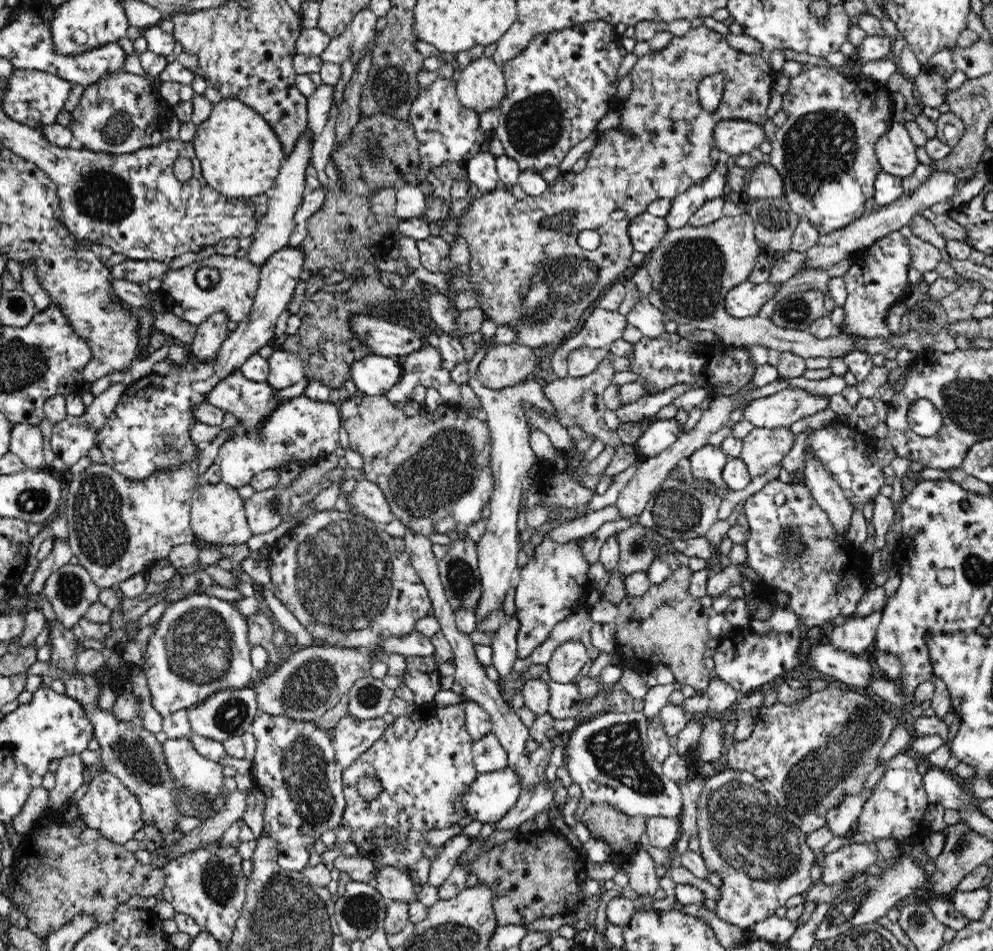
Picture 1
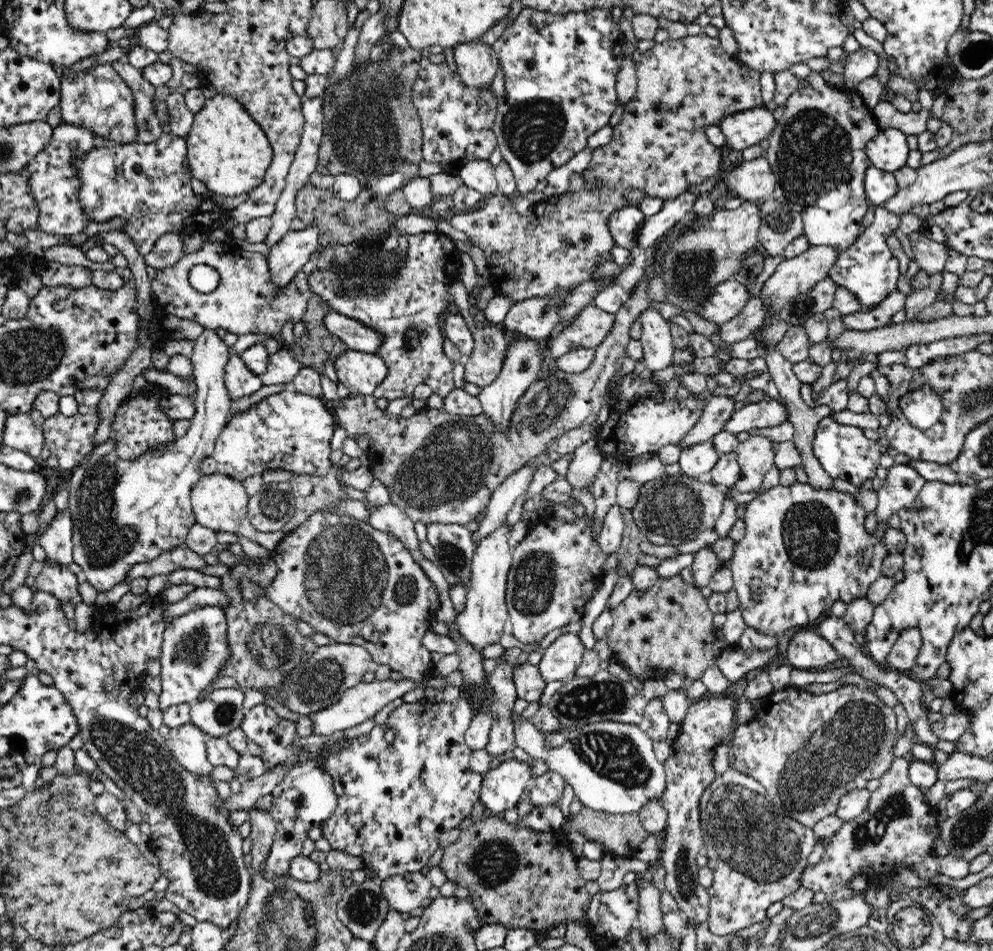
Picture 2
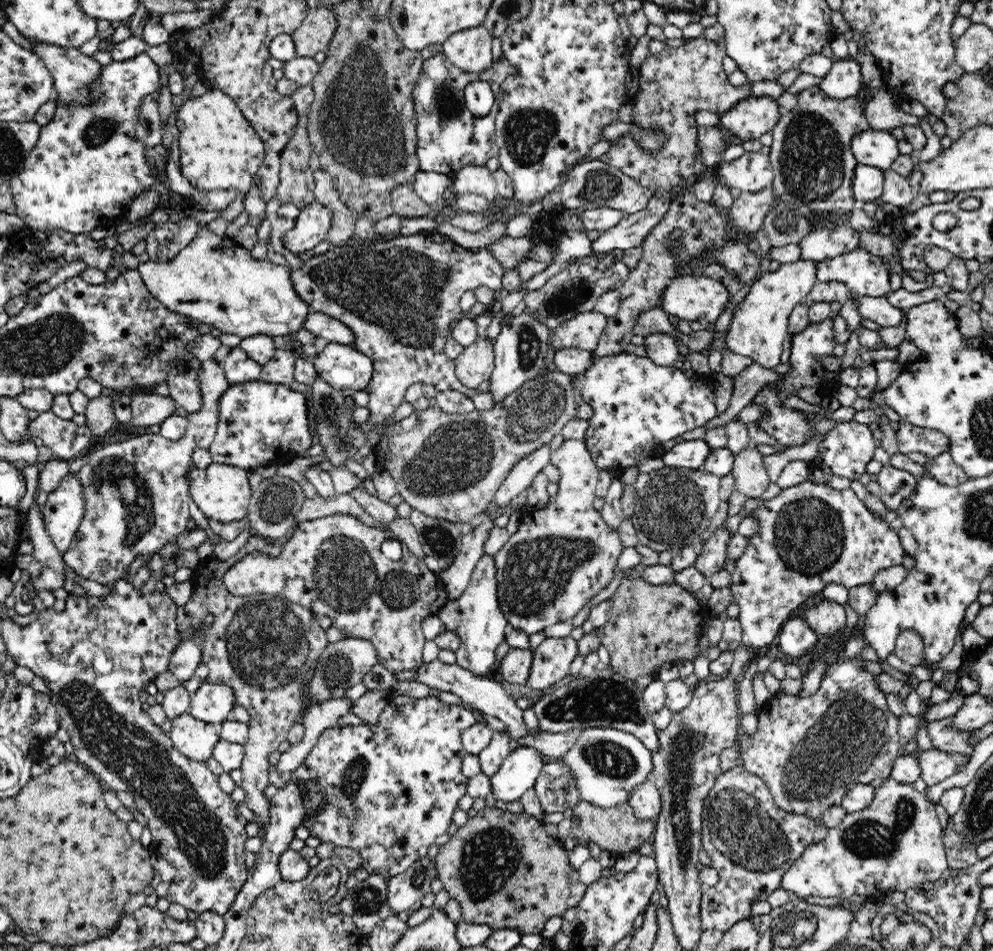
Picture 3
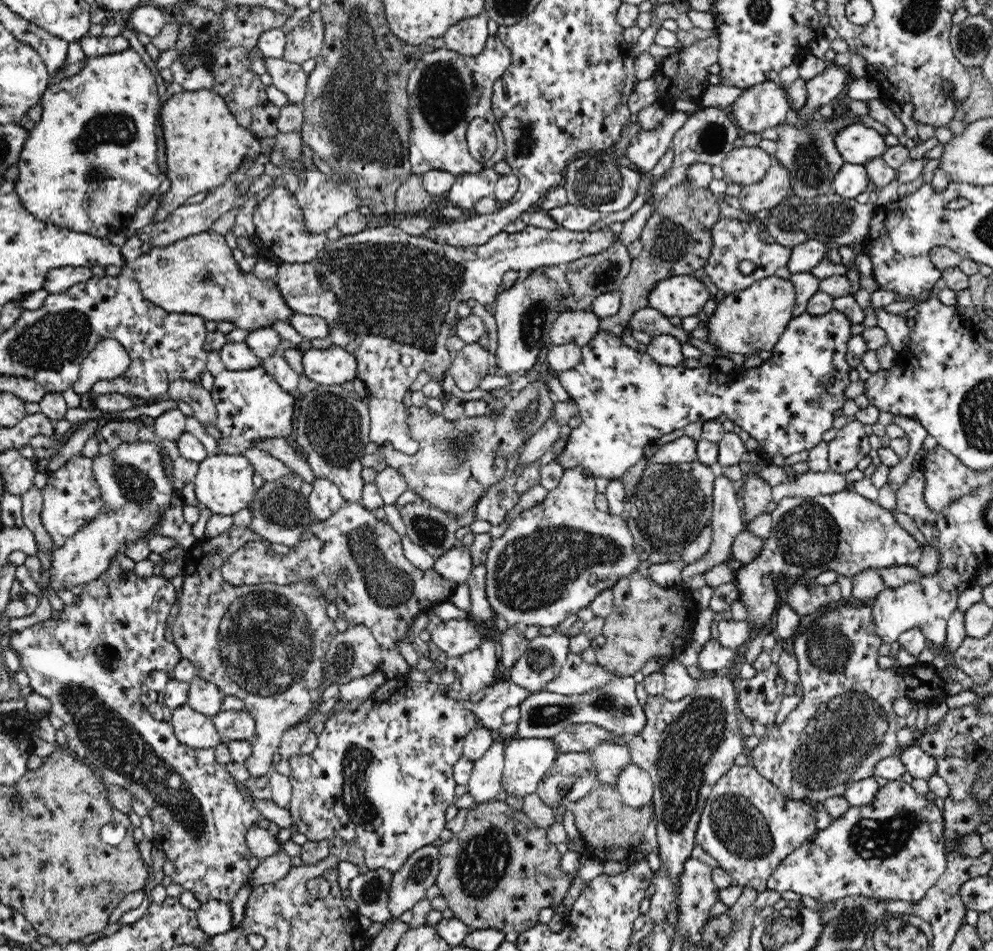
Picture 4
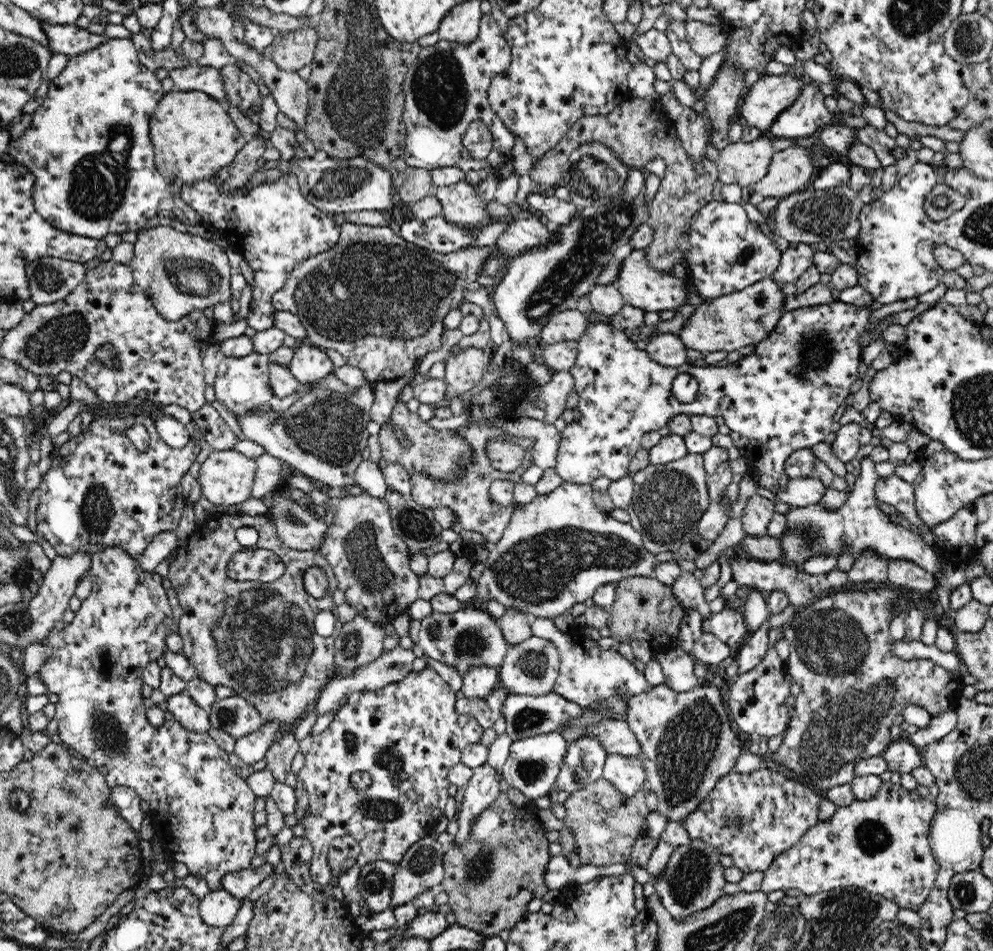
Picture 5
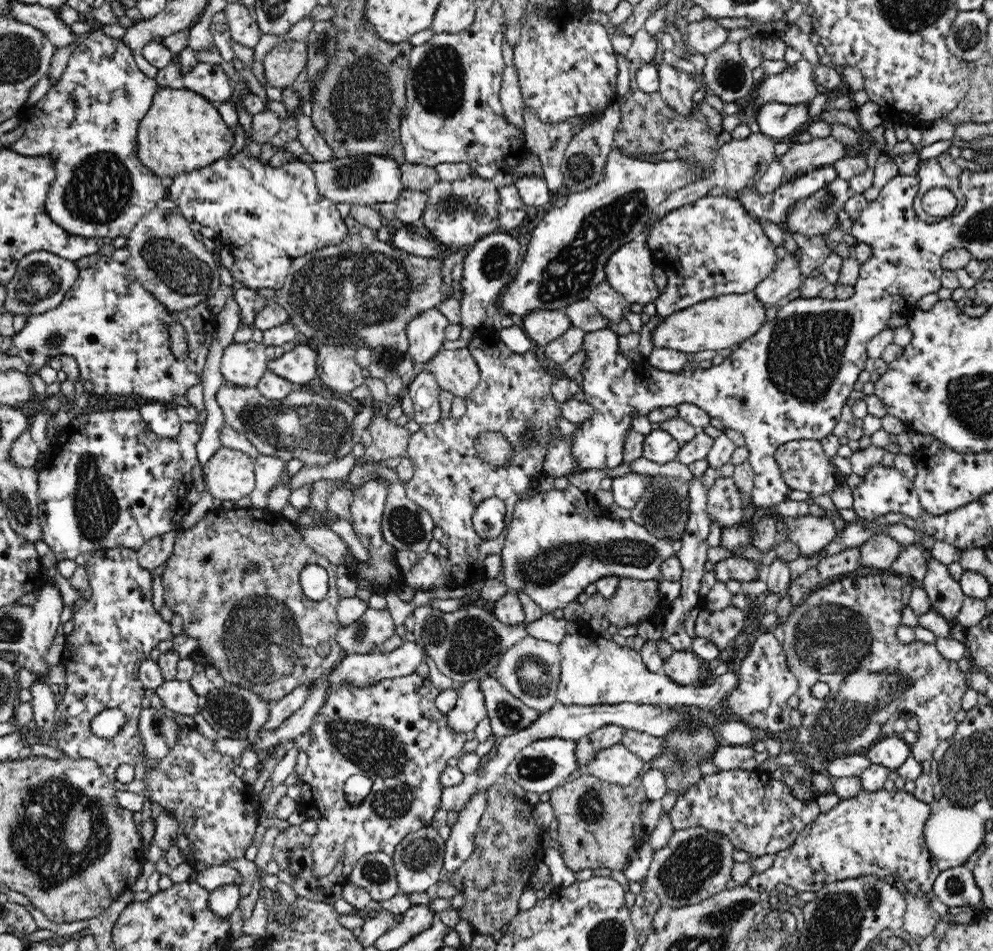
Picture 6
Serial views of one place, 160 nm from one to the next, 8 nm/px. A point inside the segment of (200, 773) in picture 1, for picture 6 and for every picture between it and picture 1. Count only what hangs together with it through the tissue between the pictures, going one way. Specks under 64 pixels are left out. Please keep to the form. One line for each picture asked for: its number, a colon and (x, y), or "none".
2: (187, 742)
3: (196, 739)
4: (193, 729)
5: (182, 706)
6: (178, 695)

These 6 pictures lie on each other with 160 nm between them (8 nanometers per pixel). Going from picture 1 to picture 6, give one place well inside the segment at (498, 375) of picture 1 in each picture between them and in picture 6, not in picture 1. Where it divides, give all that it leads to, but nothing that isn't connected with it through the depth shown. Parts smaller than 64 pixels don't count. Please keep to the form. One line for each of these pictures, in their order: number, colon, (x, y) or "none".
2: (483, 365)
3: (474, 366)
4: (469, 366)
5: (464, 371)
6: (456, 372)

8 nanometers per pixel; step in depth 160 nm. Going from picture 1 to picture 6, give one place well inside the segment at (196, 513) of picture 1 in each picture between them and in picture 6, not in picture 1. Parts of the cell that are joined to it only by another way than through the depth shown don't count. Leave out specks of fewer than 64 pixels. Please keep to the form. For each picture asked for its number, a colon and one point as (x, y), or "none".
2: (219, 501)
3: (222, 492)
4: (223, 483)
5: (227, 476)
6: (230, 475)

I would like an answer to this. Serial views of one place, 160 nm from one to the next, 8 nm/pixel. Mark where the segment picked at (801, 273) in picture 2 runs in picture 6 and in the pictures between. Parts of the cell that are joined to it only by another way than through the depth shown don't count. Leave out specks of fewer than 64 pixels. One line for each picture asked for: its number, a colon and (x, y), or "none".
3: (758, 327)
4: (752, 320)
5: (727, 323)
6: (717, 323)

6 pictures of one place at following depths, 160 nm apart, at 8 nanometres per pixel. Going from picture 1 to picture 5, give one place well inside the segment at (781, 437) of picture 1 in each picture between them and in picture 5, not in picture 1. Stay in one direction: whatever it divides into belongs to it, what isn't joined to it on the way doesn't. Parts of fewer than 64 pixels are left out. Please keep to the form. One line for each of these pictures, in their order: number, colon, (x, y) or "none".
2: (755, 456)
3: (751, 478)
4: (757, 494)
5: (759, 511)

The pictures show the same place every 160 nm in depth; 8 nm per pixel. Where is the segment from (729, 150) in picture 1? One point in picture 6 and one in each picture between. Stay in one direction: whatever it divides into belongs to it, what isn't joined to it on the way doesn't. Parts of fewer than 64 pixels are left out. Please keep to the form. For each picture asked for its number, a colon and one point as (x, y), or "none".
2: (743, 129)
3: (750, 118)
4: (765, 105)
5: (769, 95)
6: (796, 84)

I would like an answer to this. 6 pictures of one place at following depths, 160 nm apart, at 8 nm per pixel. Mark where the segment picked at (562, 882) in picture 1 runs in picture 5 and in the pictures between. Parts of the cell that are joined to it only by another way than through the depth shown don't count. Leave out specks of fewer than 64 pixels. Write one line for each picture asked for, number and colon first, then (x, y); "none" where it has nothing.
2: (516, 877)
3: (505, 871)
4: (499, 872)
5: (489, 880)

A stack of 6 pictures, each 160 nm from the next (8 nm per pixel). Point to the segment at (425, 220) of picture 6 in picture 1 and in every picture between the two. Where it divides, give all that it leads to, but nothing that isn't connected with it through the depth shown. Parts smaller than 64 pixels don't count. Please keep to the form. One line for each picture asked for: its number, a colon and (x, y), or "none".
1: (481, 170)
2: (480, 175)
3: (471, 179)
4: (468, 189)
5: (464, 204)

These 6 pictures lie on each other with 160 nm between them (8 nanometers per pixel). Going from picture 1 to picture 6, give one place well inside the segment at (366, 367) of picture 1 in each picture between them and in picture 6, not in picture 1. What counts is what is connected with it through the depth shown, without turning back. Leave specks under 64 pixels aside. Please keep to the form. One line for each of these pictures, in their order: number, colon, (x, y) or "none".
2: (361, 373)
3: (341, 366)
4: (334, 366)
5: (310, 364)
6: (298, 366)

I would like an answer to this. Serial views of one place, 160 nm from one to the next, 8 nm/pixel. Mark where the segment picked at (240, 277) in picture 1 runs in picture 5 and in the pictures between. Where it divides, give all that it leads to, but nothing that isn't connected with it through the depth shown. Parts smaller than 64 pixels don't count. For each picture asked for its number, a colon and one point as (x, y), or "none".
2: (246, 301)
3: (214, 281)
4: (197, 275)
5: (180, 272)

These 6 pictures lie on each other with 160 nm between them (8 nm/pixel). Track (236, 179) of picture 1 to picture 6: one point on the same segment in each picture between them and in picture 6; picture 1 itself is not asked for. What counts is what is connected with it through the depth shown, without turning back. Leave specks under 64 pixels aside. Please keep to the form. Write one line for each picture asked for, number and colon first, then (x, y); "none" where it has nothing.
2: (227, 151)
3: (219, 149)
4: (203, 142)
5: (193, 136)
6: (182, 131)

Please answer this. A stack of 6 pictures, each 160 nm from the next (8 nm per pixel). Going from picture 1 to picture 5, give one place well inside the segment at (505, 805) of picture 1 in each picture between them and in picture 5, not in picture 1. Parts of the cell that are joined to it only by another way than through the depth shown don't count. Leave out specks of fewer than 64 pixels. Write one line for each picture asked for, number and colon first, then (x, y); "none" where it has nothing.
2: (502, 787)
3: (518, 772)
4: (527, 760)
5: (533, 765)

